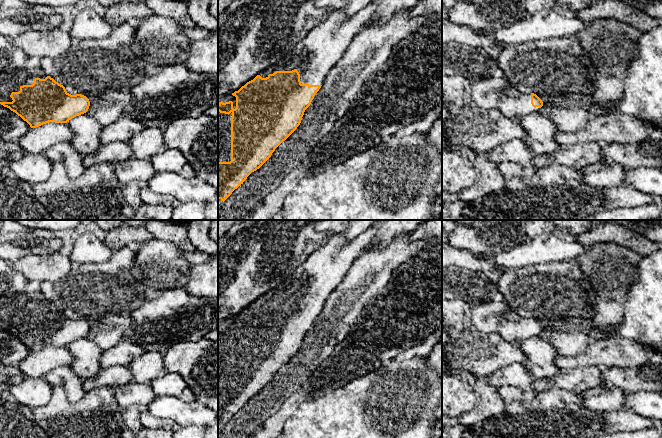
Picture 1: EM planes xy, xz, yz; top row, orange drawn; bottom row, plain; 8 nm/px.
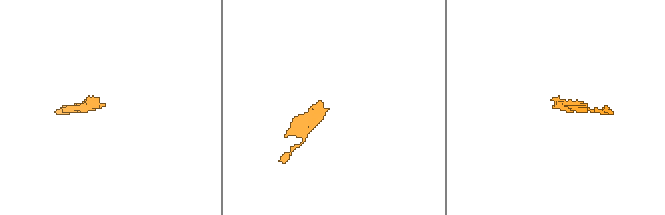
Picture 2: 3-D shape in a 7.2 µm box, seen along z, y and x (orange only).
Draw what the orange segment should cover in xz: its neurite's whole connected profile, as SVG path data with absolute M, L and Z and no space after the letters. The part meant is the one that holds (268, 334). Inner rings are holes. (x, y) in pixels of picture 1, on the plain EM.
M376 220L371 227L353 240L348 240L344 234L331 236L289 278L270 289L240 313L218 321L218 424L224 426L297 353L305 334L310 330L329 295L371 243L381 223L382 220Z

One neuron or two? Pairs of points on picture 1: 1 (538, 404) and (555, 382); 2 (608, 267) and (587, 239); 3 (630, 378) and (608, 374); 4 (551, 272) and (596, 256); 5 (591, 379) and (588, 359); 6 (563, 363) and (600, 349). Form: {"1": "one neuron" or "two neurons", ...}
{"1": "two neurons", "2": "two neurons", "3": "one neuron", "4": "two neurons", "5": "two neurons", "6": "one neuron"}

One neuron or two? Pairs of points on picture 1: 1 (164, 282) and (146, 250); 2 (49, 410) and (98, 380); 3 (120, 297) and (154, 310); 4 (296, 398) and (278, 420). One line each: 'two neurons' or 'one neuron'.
1: one neuron
2: two neurons
3: two neurons
4: one neuron

